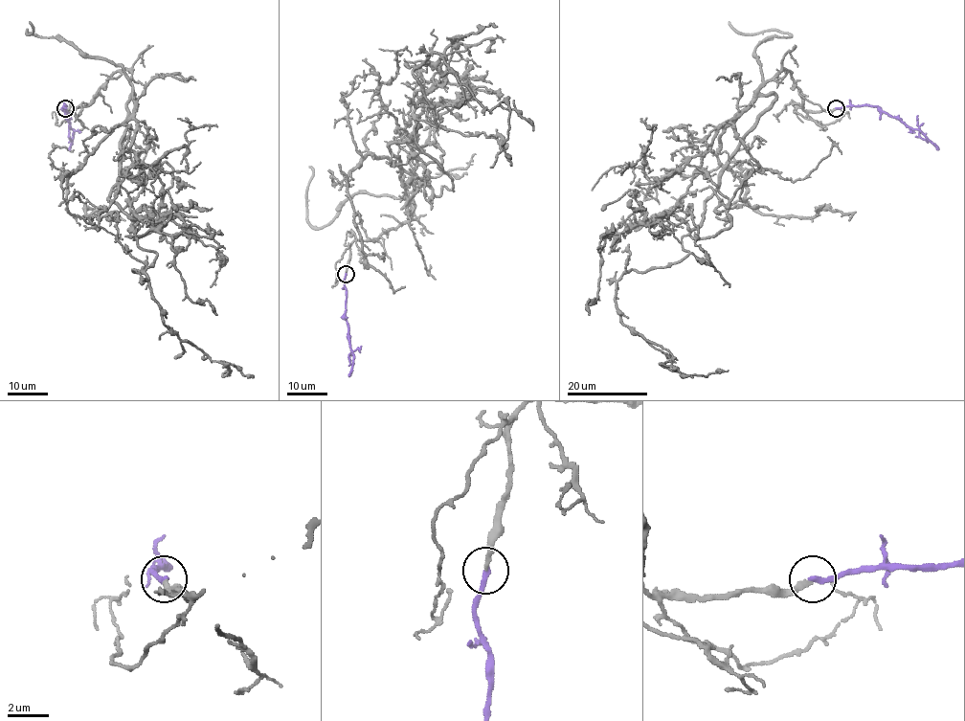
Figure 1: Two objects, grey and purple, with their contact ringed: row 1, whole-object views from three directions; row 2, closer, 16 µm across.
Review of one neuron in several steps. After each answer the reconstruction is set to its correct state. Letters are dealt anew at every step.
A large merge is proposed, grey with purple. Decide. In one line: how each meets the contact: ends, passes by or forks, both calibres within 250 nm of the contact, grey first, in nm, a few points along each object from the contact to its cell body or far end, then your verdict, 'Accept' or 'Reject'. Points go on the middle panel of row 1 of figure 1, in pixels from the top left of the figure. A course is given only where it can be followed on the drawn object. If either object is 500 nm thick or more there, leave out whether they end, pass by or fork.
At the ring grey ends. At the ring purple ends. Thickness 240 nm (grey) against 280 nm. Course of grey: (346, 274), (352, 242), (413, 211), (389, 146), (437, 125), (413, 74), (431, 53), (508, 105), (511, 166). Course of purple: (346, 274), (344, 318), (353, 363), (350, 363), (350, 354). Accept

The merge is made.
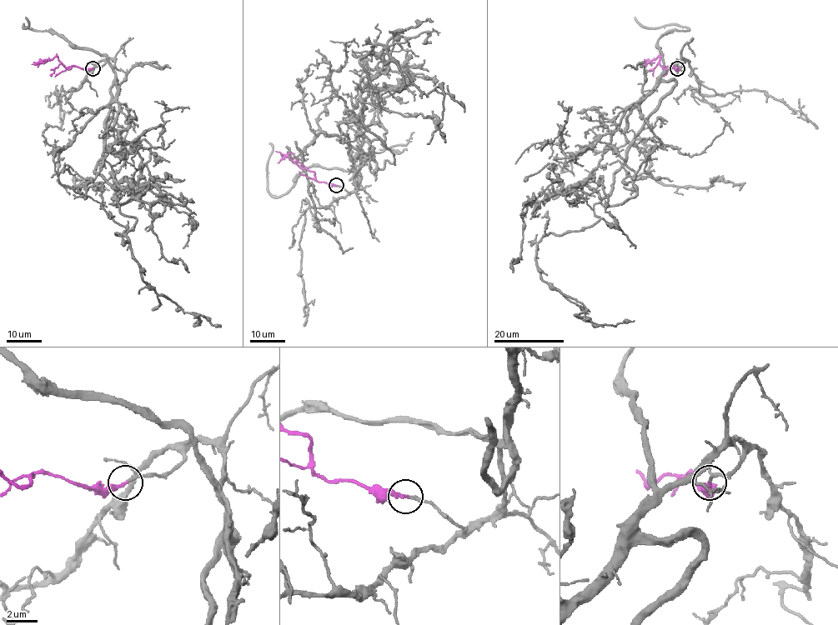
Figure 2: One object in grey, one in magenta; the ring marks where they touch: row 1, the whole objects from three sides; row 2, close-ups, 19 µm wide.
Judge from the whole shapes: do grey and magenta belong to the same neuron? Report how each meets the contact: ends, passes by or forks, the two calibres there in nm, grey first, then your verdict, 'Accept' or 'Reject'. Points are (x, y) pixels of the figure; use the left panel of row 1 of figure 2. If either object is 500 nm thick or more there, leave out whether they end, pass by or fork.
At the ring grey passes by. At the ring magenta ends. Thickness 130 nm (grey) against 240 nm. Accept

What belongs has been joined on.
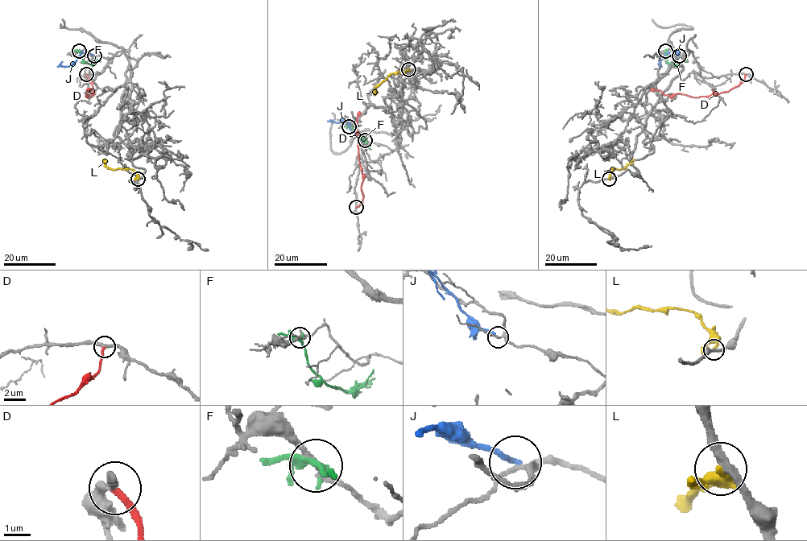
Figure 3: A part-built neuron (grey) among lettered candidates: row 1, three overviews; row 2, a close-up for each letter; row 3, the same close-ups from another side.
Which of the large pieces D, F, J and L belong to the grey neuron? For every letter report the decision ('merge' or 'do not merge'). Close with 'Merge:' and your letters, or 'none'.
D: do not merge
F: do not merge
J: do not merge
L: do not merge
Merge: none

